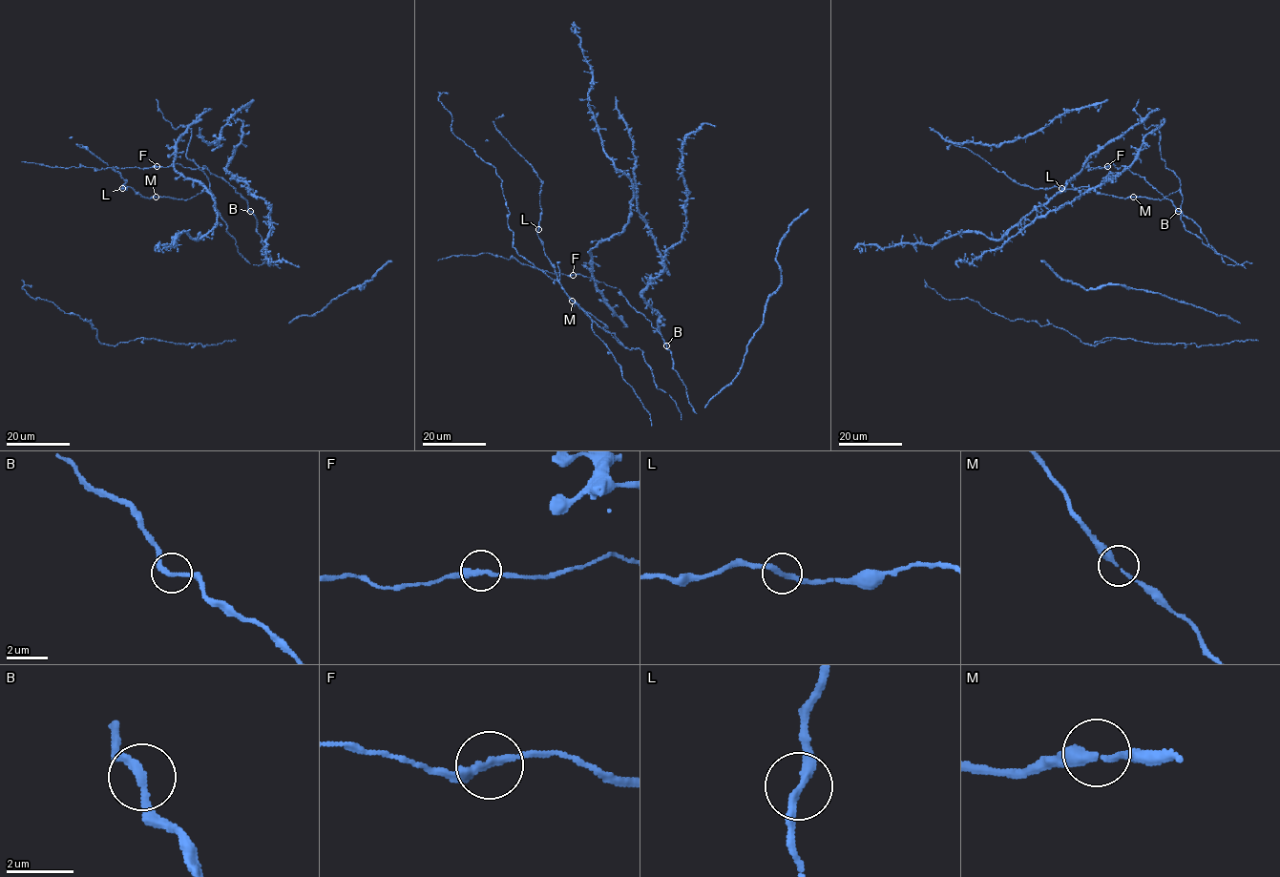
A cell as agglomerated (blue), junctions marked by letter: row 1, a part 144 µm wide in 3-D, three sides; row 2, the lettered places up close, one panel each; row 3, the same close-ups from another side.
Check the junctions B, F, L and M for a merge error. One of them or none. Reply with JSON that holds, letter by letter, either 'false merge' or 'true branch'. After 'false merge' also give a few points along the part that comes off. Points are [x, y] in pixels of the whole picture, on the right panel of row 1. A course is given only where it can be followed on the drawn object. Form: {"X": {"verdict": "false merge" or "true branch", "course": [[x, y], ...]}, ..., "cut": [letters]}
{"B": {"verdict": "true branch"}, "F": {"verdict": "true branch"}, "L": {"verdict": "true branch"}, "M": {"verdict": "true branch"}, "cut": []}

